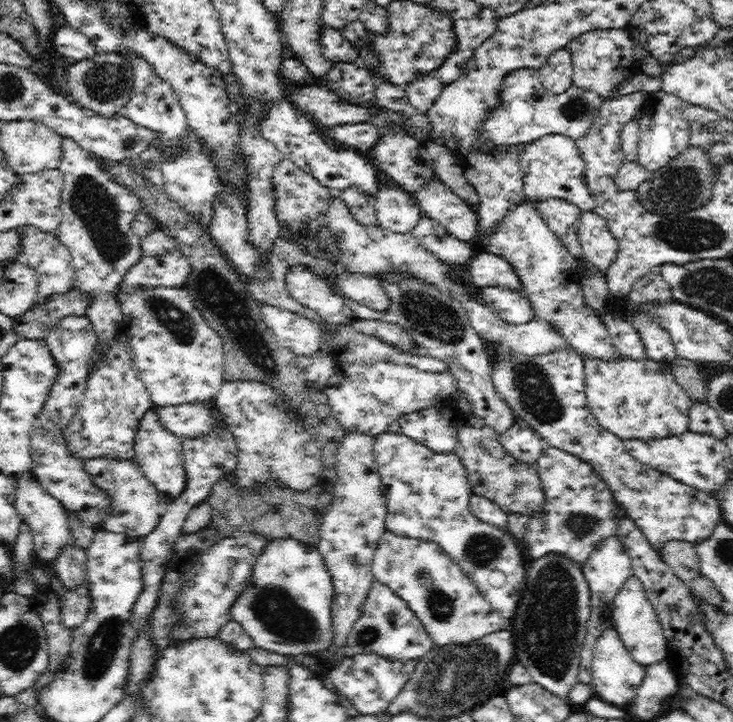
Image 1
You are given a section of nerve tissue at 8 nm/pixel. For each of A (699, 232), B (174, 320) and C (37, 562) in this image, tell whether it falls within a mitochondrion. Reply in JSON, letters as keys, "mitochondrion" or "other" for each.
{"A":"mitochondrion","B":"mitochondrion","C":"other"}

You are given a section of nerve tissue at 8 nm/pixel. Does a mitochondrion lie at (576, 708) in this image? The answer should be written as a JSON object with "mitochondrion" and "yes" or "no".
{"mitochondrion":"no"}

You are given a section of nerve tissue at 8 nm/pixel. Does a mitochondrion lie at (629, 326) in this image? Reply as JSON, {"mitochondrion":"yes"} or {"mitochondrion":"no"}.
{"mitochondrion":"no"}

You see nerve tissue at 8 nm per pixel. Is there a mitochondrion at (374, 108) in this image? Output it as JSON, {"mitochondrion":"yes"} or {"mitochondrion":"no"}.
{"mitochondrion":"no"}

